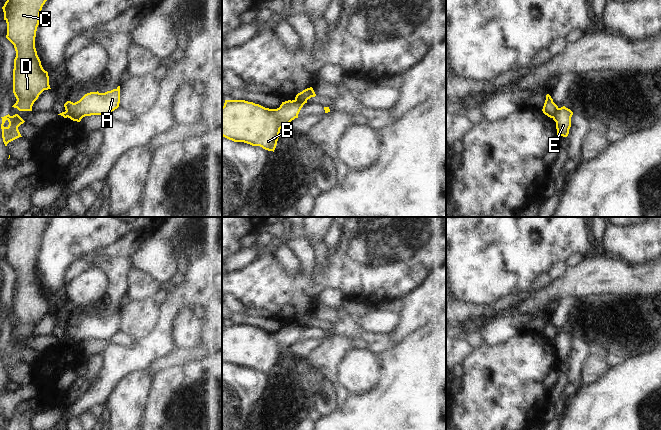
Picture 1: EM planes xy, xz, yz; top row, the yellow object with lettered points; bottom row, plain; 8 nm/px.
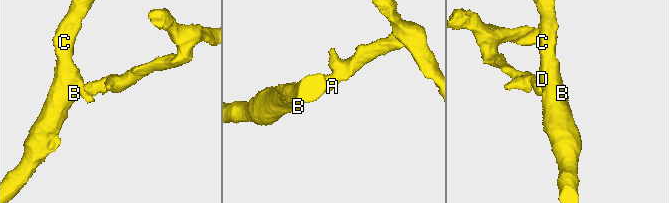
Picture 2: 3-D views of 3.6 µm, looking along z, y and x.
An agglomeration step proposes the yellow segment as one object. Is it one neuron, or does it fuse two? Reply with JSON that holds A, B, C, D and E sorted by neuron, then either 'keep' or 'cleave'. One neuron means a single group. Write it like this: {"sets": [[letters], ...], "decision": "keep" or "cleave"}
{"sets": [["A"], ["B", "C", "D", "E"]], "decision": "cleave"}

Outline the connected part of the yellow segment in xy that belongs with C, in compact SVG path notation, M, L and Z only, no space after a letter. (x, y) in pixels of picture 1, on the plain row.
M11 217L2 231L7 247L6 262L14 269L16 281L13 293L13 317L17 323L12 330L19 335L32 335L34 326L44 315L51 313L48 296L41 289L35 272L40 237L50 217Z

